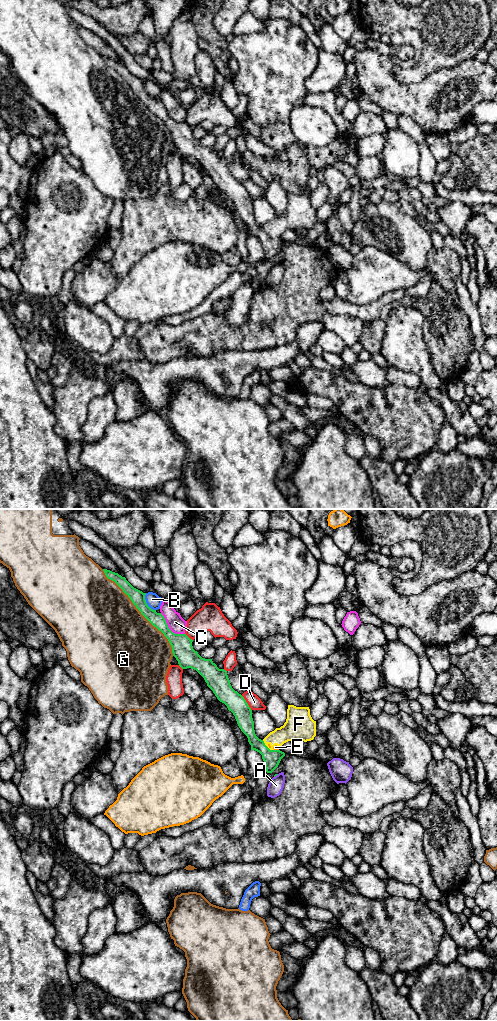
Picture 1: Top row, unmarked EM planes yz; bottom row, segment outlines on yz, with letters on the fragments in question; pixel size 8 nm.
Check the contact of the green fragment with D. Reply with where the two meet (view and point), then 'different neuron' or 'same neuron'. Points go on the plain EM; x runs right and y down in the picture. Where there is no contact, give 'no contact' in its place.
meets green in yz at (247, 191); different neuron

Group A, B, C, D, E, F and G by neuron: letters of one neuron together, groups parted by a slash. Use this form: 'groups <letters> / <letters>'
groups A / B / C / D / E F / G

